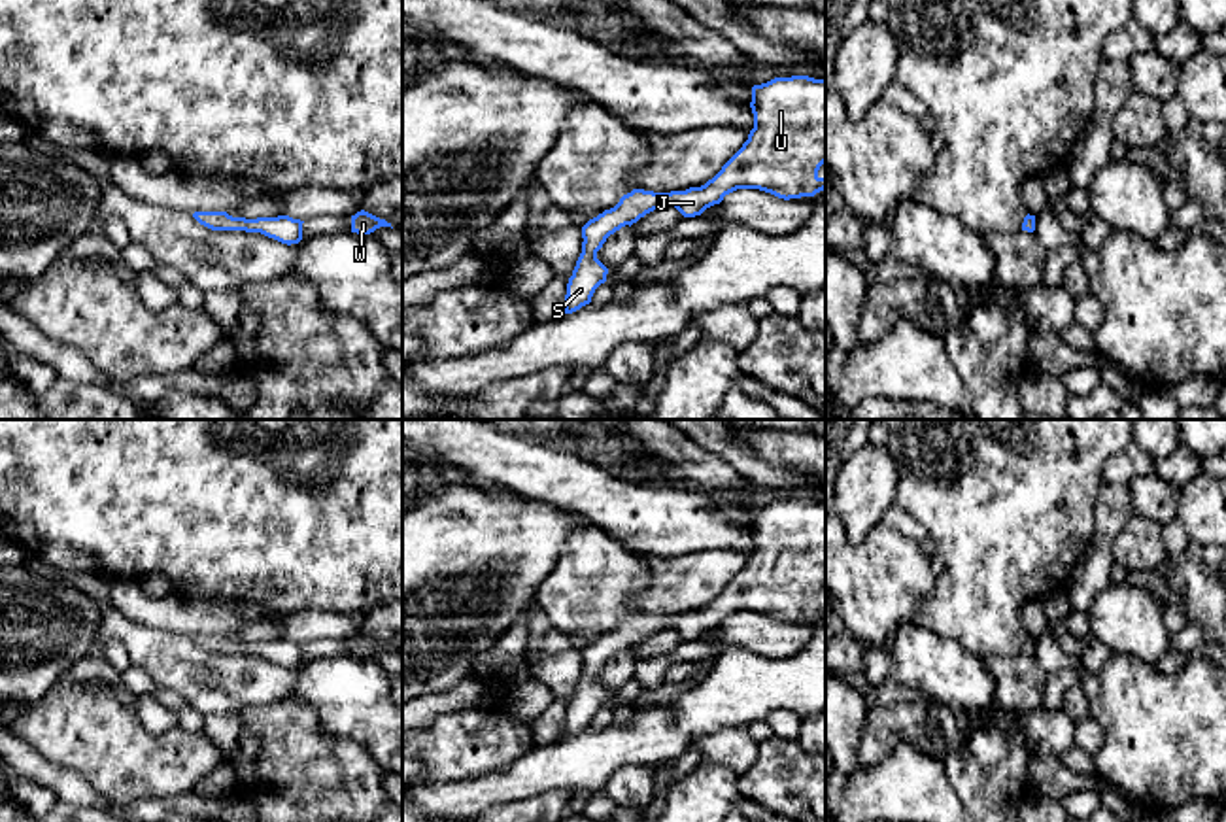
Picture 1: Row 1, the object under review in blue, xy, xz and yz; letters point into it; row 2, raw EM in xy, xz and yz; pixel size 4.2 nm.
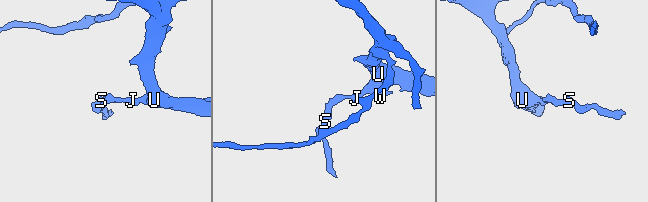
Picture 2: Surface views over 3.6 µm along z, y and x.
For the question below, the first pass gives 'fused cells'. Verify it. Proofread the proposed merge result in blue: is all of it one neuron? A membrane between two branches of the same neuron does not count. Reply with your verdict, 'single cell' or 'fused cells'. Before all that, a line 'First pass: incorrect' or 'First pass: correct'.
First pass: incorrect
single cell

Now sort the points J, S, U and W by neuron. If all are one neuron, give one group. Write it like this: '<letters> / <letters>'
J S U W

